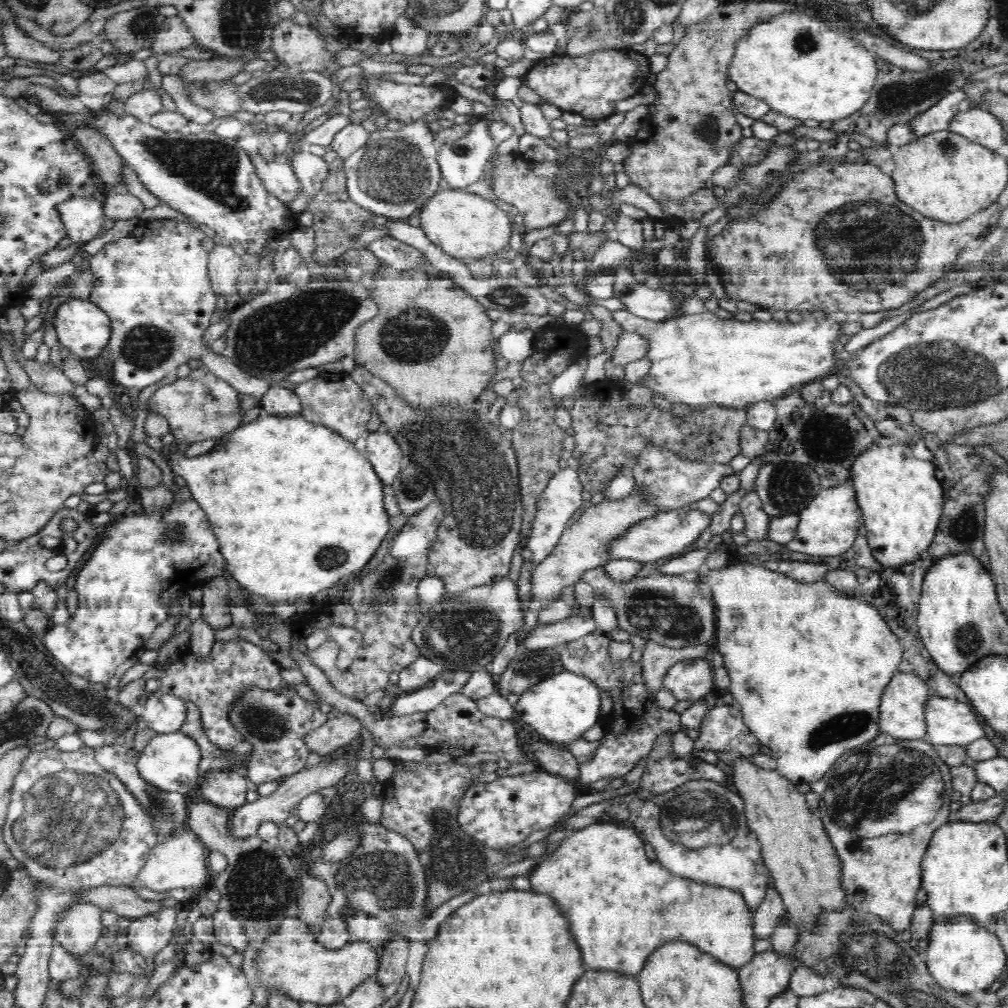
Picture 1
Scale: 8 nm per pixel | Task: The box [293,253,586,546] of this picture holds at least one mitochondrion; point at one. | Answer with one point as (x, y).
(416, 335)

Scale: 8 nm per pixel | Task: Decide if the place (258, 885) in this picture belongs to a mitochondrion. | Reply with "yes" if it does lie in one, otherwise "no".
yes

